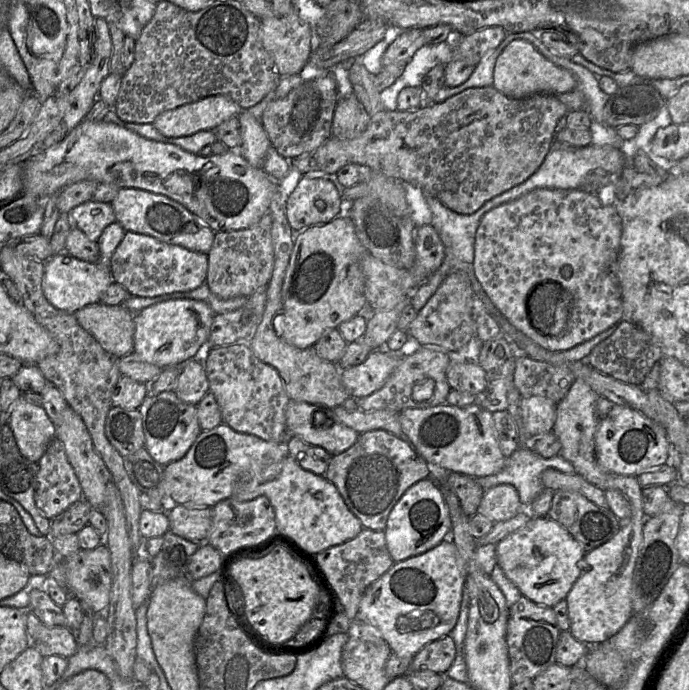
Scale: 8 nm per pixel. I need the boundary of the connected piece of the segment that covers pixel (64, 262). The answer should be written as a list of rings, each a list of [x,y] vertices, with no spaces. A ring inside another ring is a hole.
[[[113,222],[108,225],[96,241],[99,246],[100,259],[97,263],[79,260],[65,251],[52,256],[45,264],[42,290],[51,305],[68,313],[75,313],[81,308],[100,302],[102,294],[113,282],[111,275],[112,254],[125,236],[124,228]]]

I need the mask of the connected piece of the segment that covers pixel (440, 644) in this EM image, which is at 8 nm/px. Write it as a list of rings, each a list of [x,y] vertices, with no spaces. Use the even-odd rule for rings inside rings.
[[[448,635],[419,650],[411,661],[410,671],[432,671],[437,674],[446,674],[454,662],[455,656],[455,644]]]

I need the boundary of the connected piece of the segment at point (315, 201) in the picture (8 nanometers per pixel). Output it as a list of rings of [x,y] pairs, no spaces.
[[[306,174],[286,197],[285,213],[291,228],[301,232],[341,215],[341,196],[327,174]]]

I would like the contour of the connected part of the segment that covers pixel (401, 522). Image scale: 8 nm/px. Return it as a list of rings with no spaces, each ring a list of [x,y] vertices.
[[[430,478],[409,487],[392,508],[384,530],[394,563],[425,553],[450,537],[452,521],[440,486]]]

